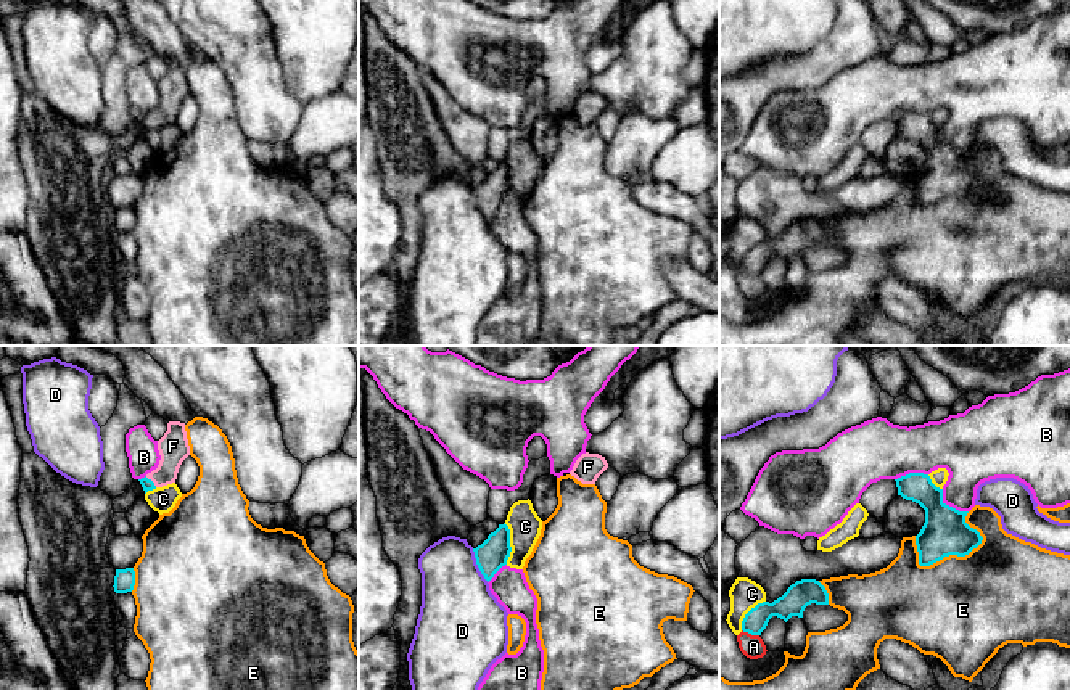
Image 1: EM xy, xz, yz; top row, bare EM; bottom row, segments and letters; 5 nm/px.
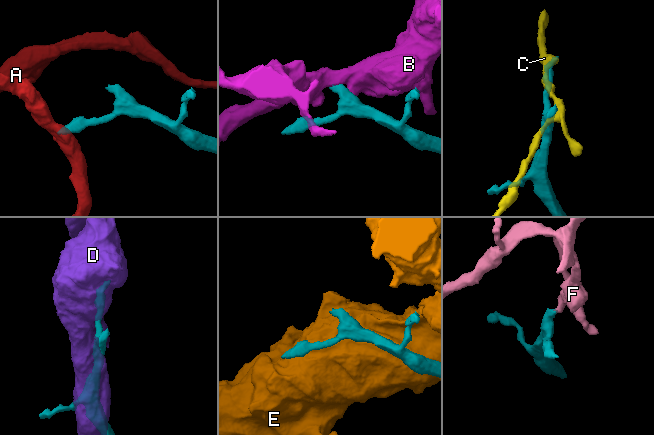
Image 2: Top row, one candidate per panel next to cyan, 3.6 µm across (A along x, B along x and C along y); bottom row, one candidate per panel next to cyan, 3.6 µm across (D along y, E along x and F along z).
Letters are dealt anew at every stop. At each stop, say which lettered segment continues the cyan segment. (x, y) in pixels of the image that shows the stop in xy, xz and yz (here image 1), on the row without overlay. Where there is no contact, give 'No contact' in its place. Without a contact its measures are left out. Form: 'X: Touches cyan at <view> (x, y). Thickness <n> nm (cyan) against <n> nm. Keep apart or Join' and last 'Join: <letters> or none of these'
A: Touches cyan at yz (750, 272). Thickness 120 nm (cyan) against 120 nm. Keep apart
B: Touches cyan at yz (948, 145). Thickness 220 nm (cyan) against 240 nm. Keep apart
C: Touches cyan at xz (509, 184). Thickness 160 nm (cyan) against 160 nm. Keep apart
D: Touches cyan at xz (477, 203). Thickness 160 nm (cyan) against 360 nm. Keep apart
E: Touches cyan at yz (966, 193). Thickness 220 nm (cyan) against 480 nm. Keep apart
F: Touches cyan at xy (152, 121). Thickness 60 nm (cyan) against 150 nm. Join
Join: F

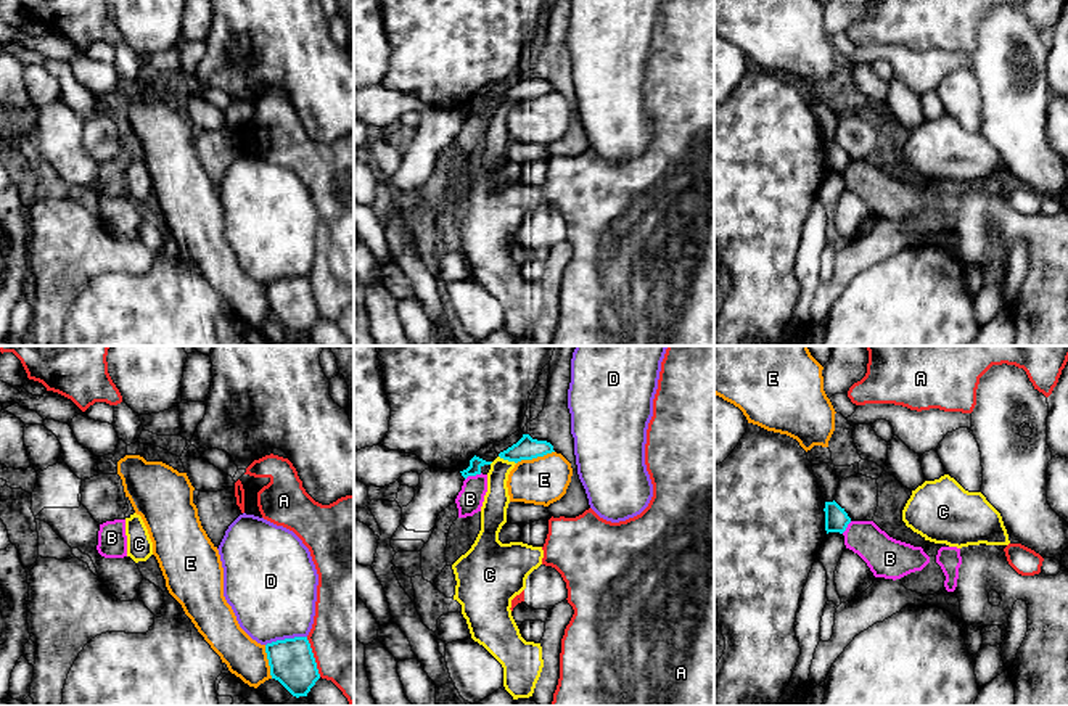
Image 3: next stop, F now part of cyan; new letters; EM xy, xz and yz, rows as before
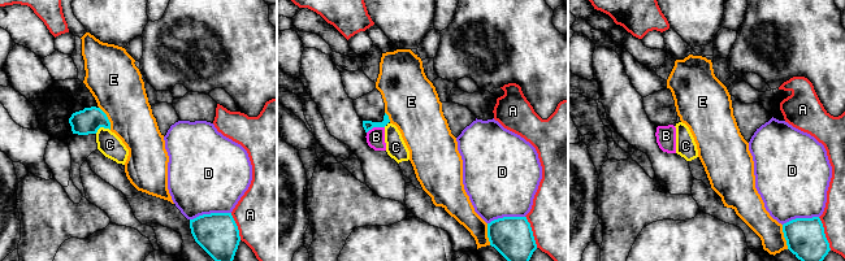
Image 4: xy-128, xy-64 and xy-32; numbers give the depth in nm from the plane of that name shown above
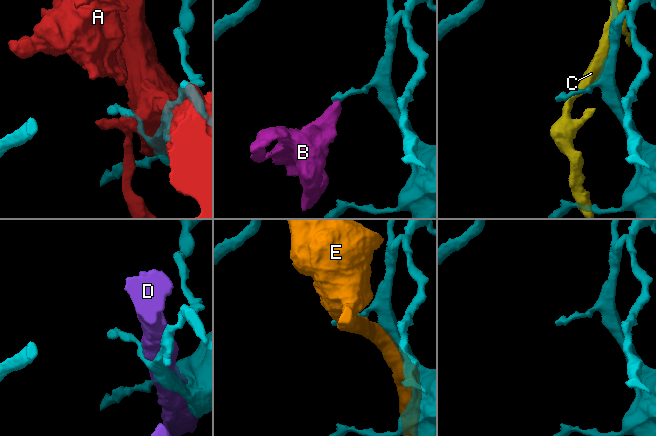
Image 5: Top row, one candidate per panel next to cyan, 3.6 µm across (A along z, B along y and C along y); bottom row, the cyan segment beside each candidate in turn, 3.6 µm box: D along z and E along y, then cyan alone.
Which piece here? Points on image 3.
A: Touches cyan at xy (312, 296). Thickness 220 nm (cyan) against 420 nm. Keep apart
B: Touches cyan at xz (473, 114). Thickness 60 nm (cyan) against 130 nm. Keep apart
C: Touches cyan at xz (507, 98). Thickness 110 nm (cyan) against 130 nm. Keep apart
D: Touches cyan at xy (285, 279). Thickness 220 nm (cyan) against 440 nm. Keep apart
E: Touches cyan at xz (534, 97). Thickness 110 nm (cyan) against 240 nm. Keep apart
Join: none of these

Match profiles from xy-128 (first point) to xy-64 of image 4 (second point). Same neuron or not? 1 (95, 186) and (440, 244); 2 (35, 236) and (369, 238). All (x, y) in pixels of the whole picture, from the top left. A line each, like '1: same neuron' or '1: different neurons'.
1: different neurons
2: different neurons

